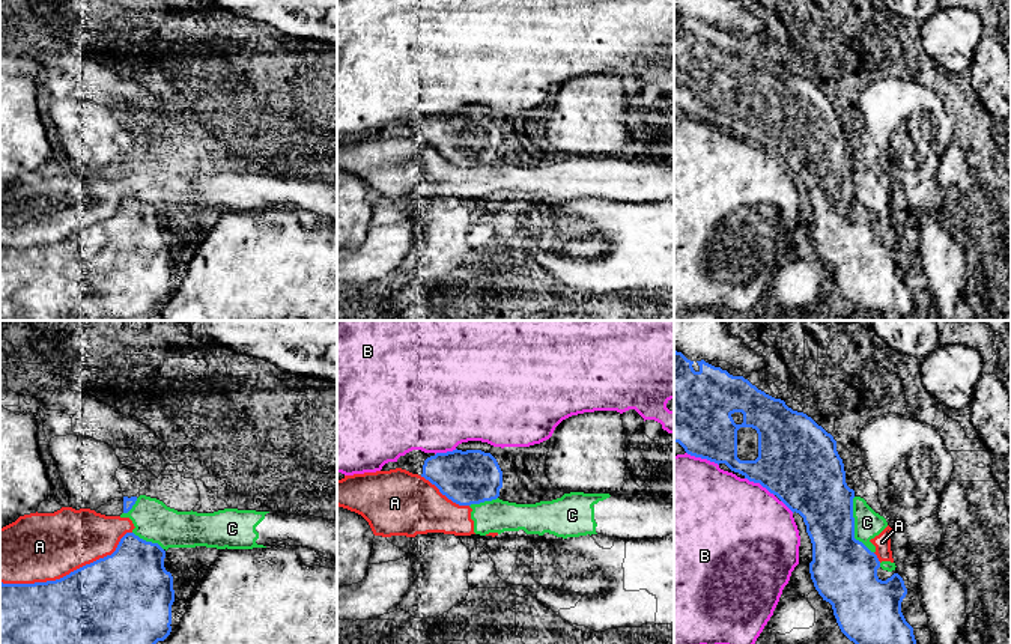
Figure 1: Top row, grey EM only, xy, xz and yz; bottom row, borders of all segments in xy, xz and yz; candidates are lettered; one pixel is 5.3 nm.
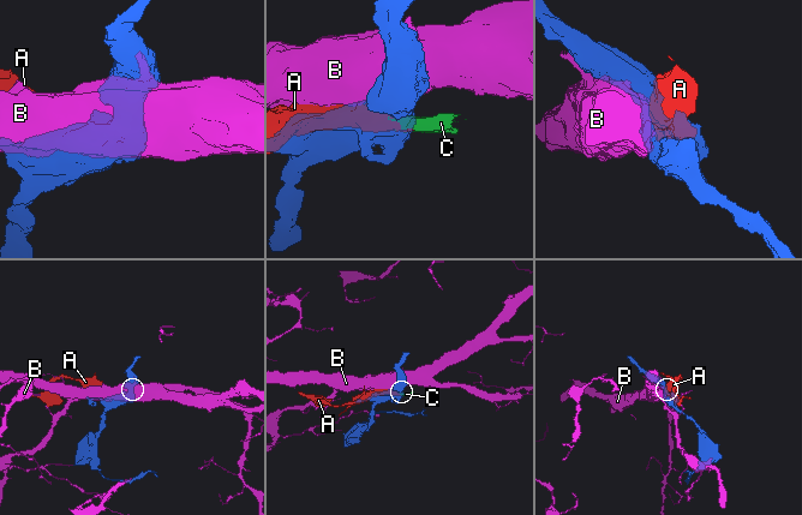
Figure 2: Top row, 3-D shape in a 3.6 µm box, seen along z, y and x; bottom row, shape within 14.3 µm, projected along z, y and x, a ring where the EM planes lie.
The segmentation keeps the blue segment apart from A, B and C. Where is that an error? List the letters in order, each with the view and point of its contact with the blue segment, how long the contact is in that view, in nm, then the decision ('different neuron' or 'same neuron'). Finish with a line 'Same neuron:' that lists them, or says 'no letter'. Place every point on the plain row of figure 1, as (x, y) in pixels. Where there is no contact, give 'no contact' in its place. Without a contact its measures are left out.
A: meets blue in xy at (69, 236); contact 750 nm long; different neuron
B: meets blue in yz at (703, 121); contact 190 nm long; different neuron
C: meets blue in yz at (853, 190); contact 320 nm long; different neuron
Same neuron: no letter

